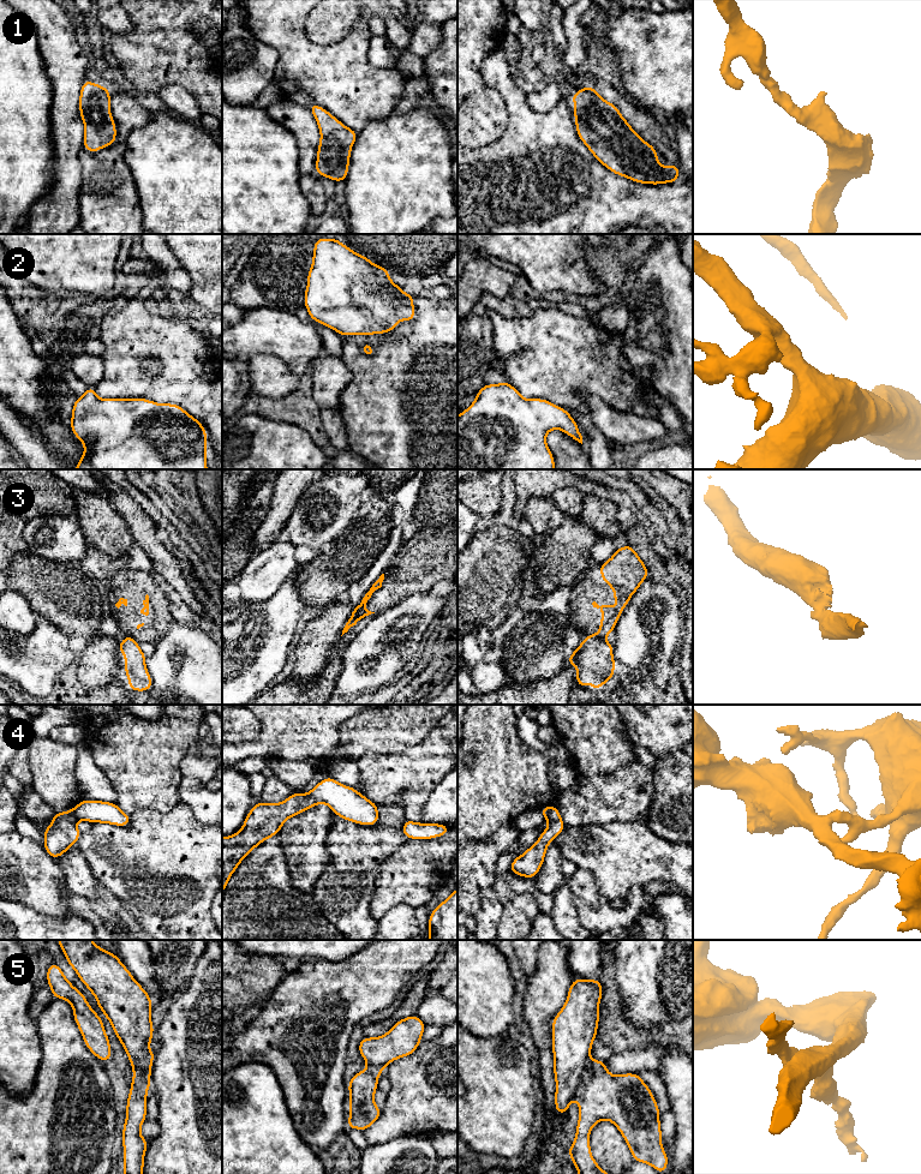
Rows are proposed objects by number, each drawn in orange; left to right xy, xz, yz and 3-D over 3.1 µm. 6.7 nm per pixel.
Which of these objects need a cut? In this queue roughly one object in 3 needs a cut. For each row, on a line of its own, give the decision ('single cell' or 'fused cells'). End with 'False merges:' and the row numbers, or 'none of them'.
1: single cell
2: single cell
3: fused cells
4: fused cells
5: fused cells
False merges: 3, 4, 5

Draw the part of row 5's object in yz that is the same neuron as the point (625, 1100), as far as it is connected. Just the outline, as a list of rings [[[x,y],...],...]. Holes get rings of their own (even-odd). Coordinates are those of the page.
[[[592,1060],[578,1101],[579,1120],[575,1139],[567,1150],[578,1174],[610,1174],[598,1166],[590,1146],[591,1130],[602,1120],[609,1120],[617,1127],[632,1152],[634,1162],[647,1163],[659,1174],[666,1172],[669,1157],[662,1145],[662,1127],[659,1122],[662,1113],[652,1091],[639,1073],[612,1076],[606,1070],[606,1061]]]

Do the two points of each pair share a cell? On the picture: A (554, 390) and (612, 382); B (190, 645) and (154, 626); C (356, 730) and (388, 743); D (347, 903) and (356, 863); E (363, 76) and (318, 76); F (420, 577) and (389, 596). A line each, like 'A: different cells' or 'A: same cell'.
A: same cell
B: different cells
C: same cell
D: same cell
E: same cell
F: same cell

